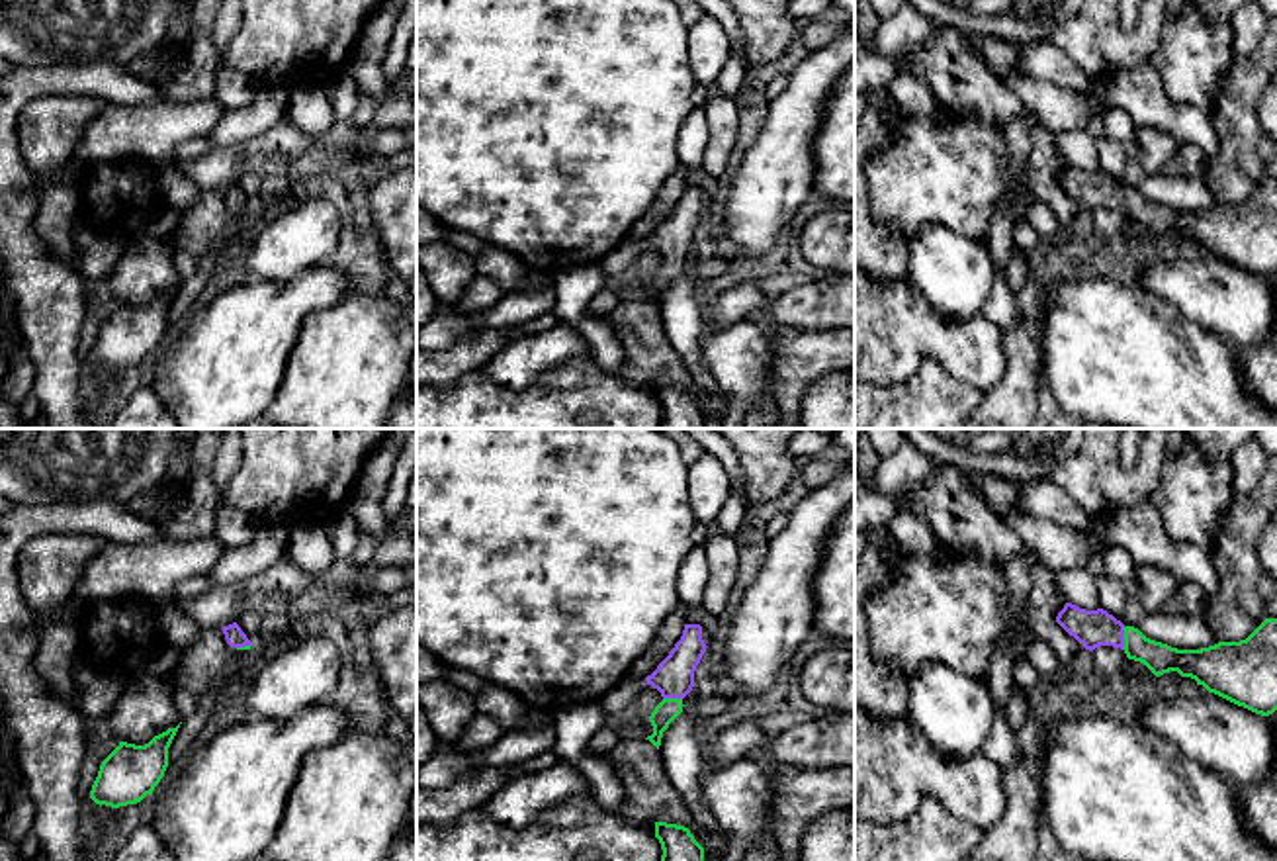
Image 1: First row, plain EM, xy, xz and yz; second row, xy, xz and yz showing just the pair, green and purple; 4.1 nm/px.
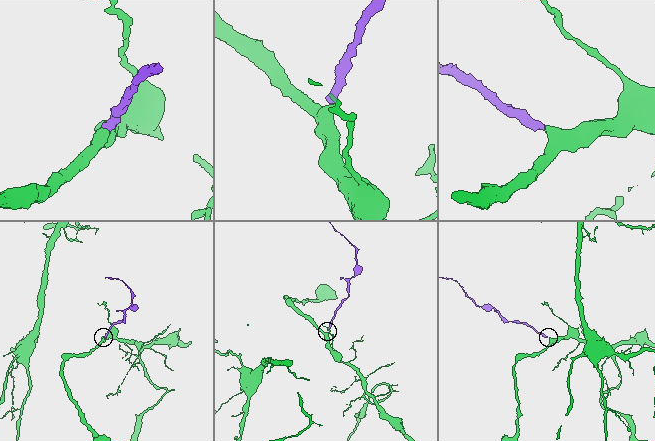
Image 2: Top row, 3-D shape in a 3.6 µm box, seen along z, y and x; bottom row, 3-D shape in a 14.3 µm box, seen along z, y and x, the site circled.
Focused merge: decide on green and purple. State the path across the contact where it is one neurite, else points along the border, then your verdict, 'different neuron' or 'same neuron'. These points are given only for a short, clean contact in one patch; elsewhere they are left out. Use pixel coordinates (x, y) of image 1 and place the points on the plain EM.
same neuron

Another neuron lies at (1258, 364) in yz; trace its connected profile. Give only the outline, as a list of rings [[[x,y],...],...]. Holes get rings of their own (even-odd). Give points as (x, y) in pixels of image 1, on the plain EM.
[[[1277,311],[1271,333],[1254,346],[1234,346],[1246,391],[1277,411]]]

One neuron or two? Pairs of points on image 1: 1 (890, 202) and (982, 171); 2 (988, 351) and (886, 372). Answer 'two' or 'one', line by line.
1: one
2: one

